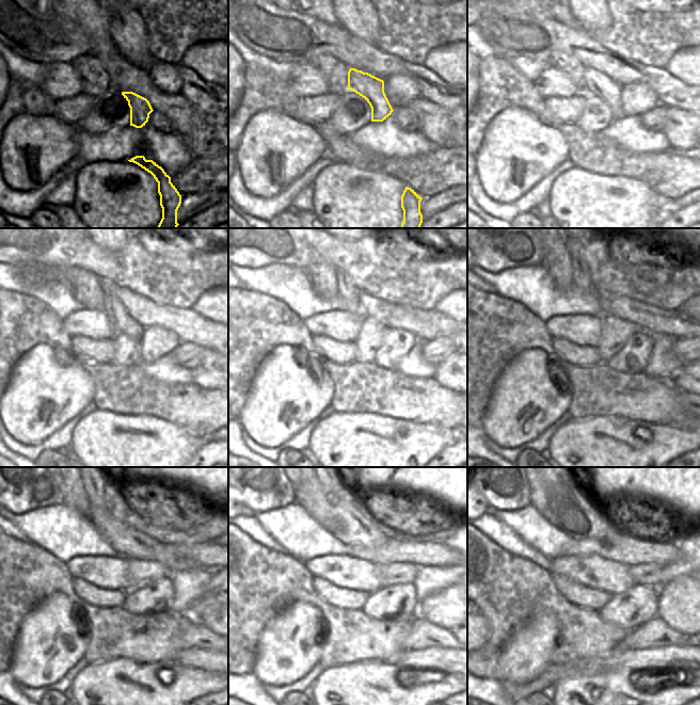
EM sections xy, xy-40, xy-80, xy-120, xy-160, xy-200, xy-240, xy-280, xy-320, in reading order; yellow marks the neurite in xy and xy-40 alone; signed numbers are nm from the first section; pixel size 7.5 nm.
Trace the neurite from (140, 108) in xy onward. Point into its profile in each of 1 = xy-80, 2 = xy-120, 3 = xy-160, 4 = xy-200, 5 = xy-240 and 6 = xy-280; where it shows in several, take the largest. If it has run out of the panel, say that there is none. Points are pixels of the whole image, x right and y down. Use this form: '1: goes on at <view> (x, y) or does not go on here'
1: goes on at xy-80 (595, 82)
2: goes on at xy-120 (122, 321)
3: goes on at xy-160 (348, 290)
4: goes on at xy-200 (581, 275)
5: goes on at xy-240 (96, 489)
6: goes on at xy-280 (330, 489)

